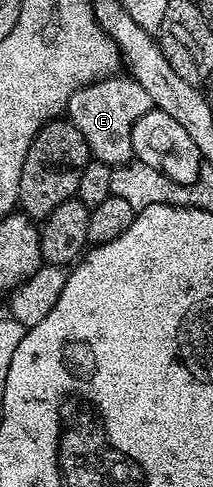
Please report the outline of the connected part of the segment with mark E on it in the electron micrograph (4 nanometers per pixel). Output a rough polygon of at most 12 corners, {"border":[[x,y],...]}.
{"border":[[129,76],[76,91],[68,121],[91,159],[113,168],[134,158],[132,128],[153,109]]}

